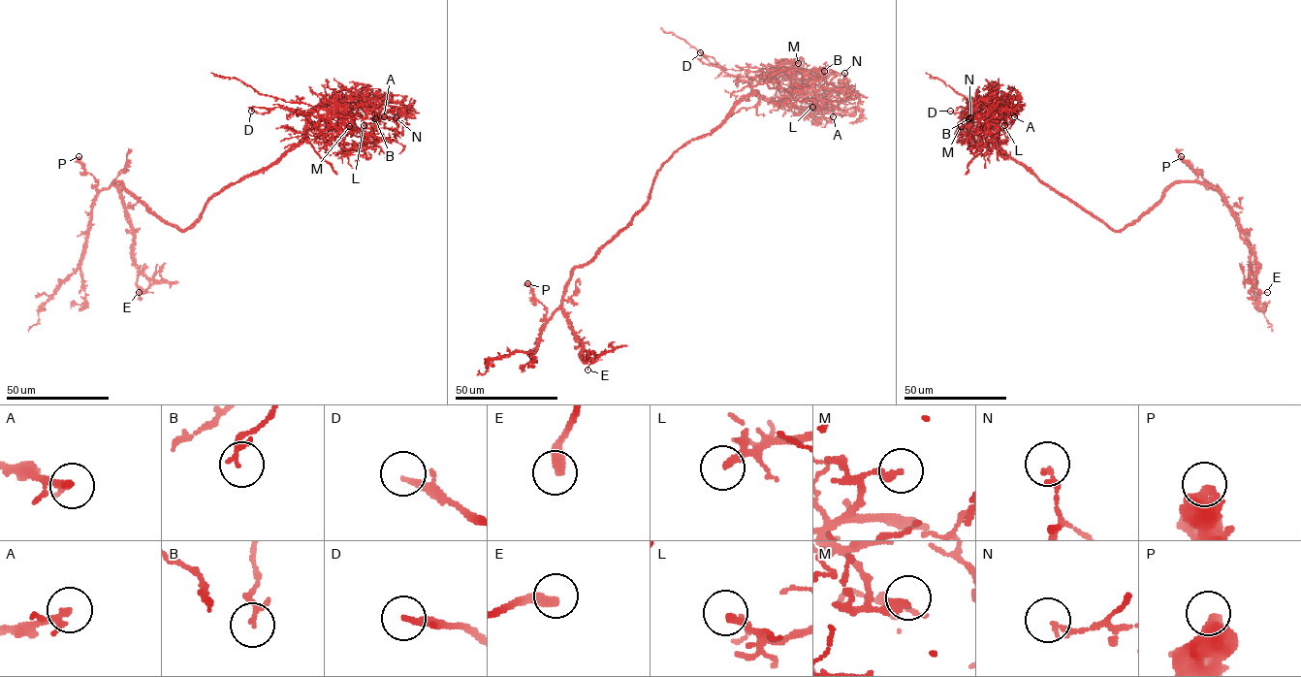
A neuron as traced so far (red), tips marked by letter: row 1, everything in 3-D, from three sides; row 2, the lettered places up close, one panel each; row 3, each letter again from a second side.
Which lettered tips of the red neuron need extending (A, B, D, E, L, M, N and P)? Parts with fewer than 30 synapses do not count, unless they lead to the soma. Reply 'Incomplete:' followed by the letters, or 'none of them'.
Incomplete: none of them

